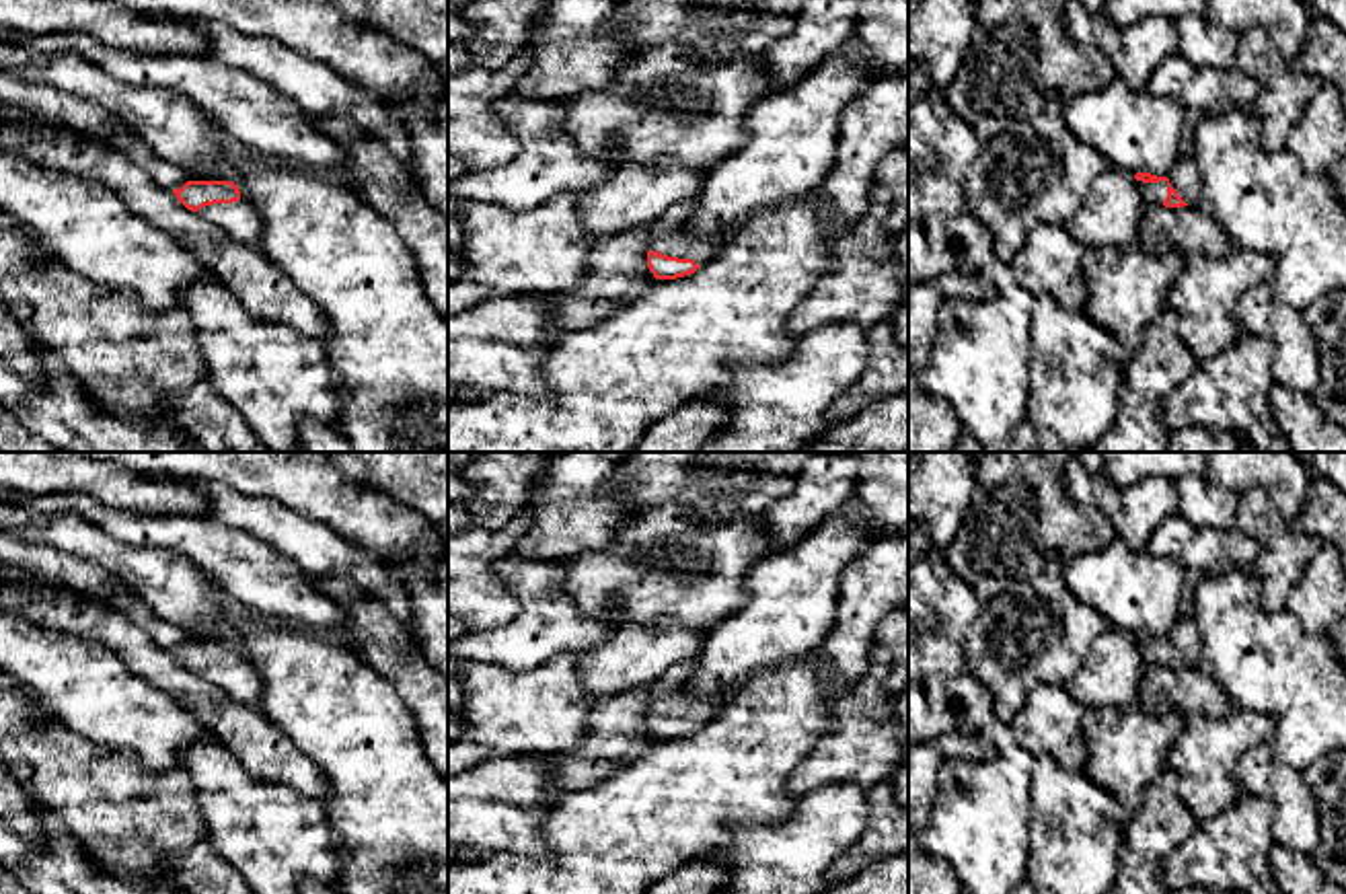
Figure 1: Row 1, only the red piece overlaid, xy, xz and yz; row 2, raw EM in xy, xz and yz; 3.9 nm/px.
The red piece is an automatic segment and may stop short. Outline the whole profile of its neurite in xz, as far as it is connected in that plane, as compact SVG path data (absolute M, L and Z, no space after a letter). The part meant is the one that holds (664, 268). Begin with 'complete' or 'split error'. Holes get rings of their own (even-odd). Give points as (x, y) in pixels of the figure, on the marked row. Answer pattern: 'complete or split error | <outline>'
split error | M697 199L670 208L649 228L647 267L656 280L676 280L695 273L711 261L732 232L693 236L686 224L697 210Z

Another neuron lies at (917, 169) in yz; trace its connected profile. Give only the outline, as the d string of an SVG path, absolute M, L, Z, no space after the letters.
M935 86L925 101L941 123L943 136L929 140L910 119L914 101L919 99L908 92L908 187L917 191L925 220L933 214L956 216L966 206L964 179L982 148L982 140Z

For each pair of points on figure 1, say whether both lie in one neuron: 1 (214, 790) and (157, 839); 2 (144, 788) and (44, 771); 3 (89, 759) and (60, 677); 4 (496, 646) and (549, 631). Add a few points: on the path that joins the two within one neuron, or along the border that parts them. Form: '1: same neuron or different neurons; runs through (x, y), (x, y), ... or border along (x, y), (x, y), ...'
1: different neurons; border along (181, 767), (190, 777), (190, 790), (208, 839)
2: same neuron; runs through (120, 788), (89, 788), (68, 775)
3: different neurons; border along (44, 705), (87, 738), (114, 749), (128, 749)
4: same neuron; runs through (508, 646), (518, 646), (537, 631)

